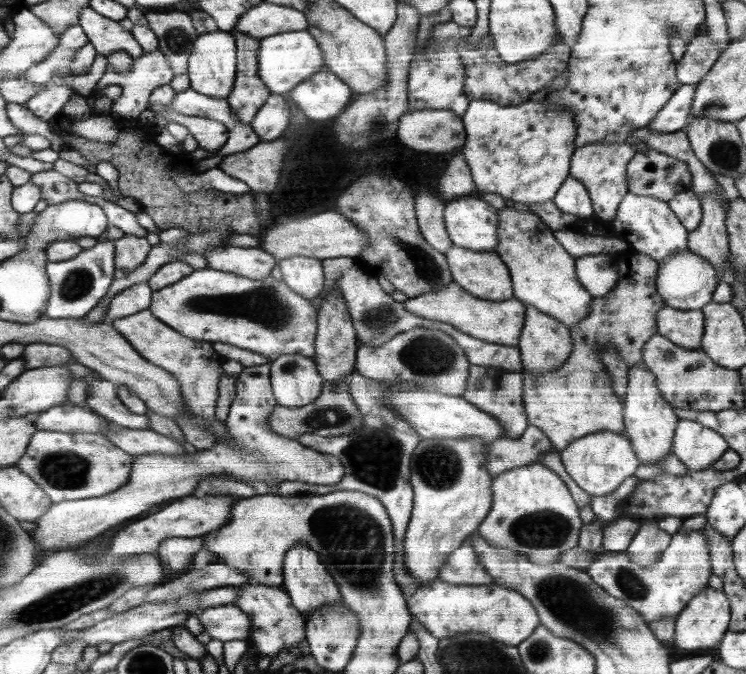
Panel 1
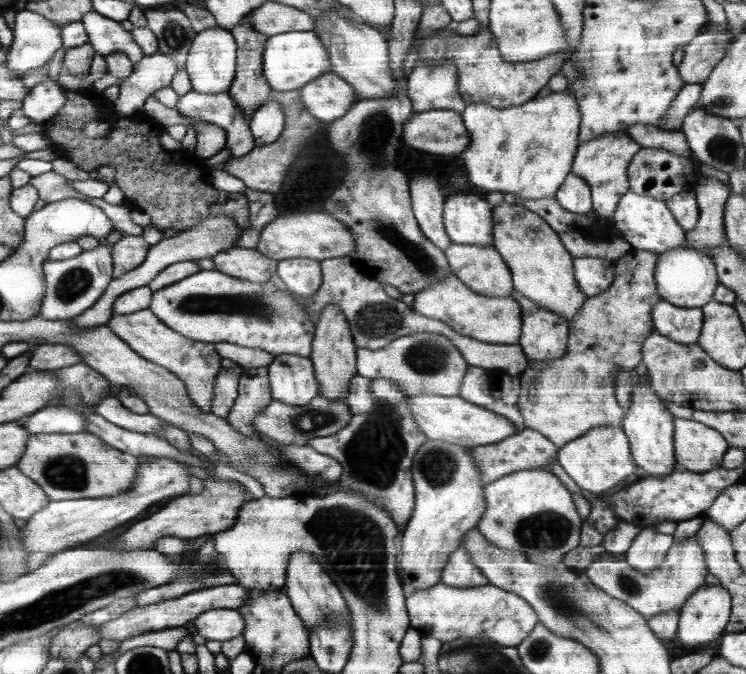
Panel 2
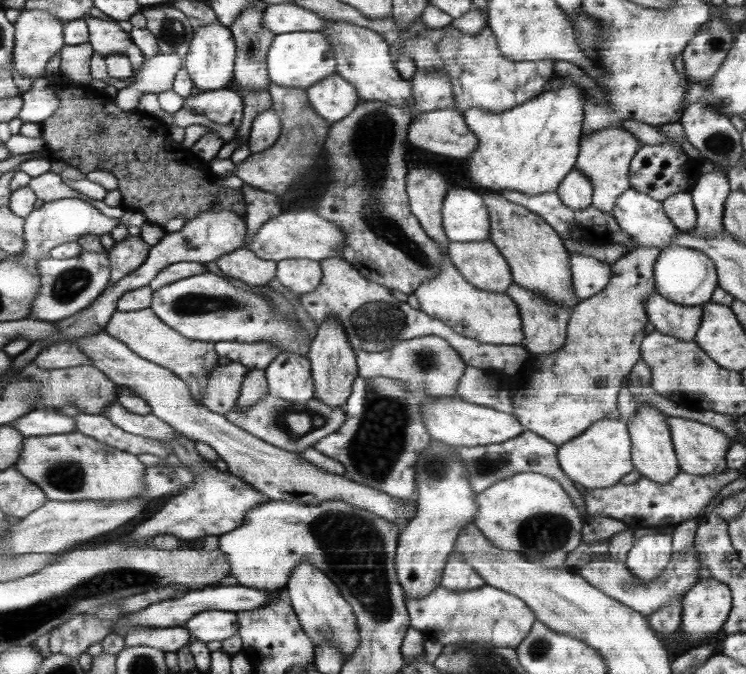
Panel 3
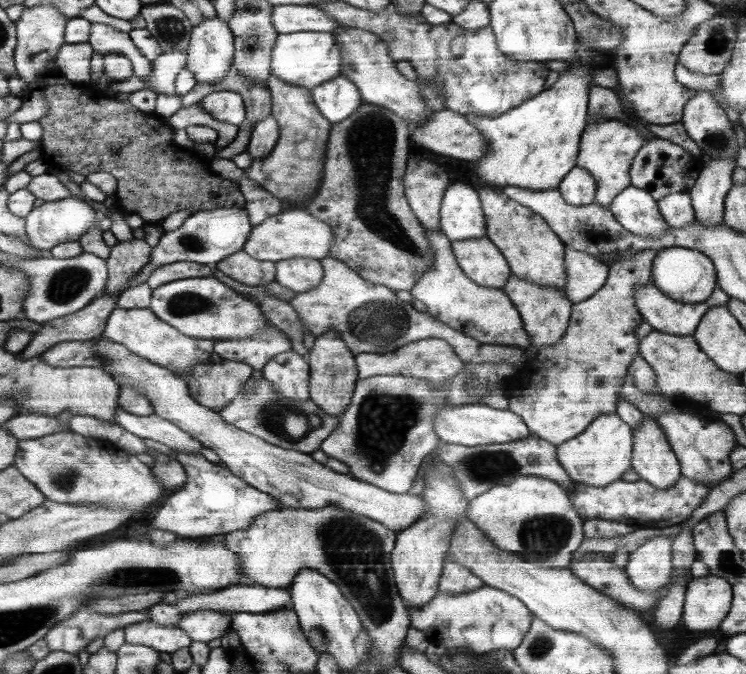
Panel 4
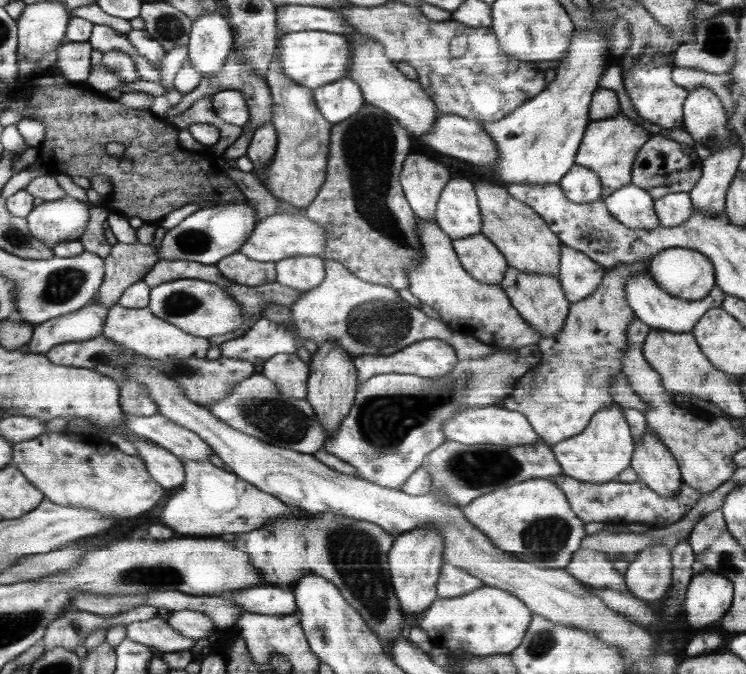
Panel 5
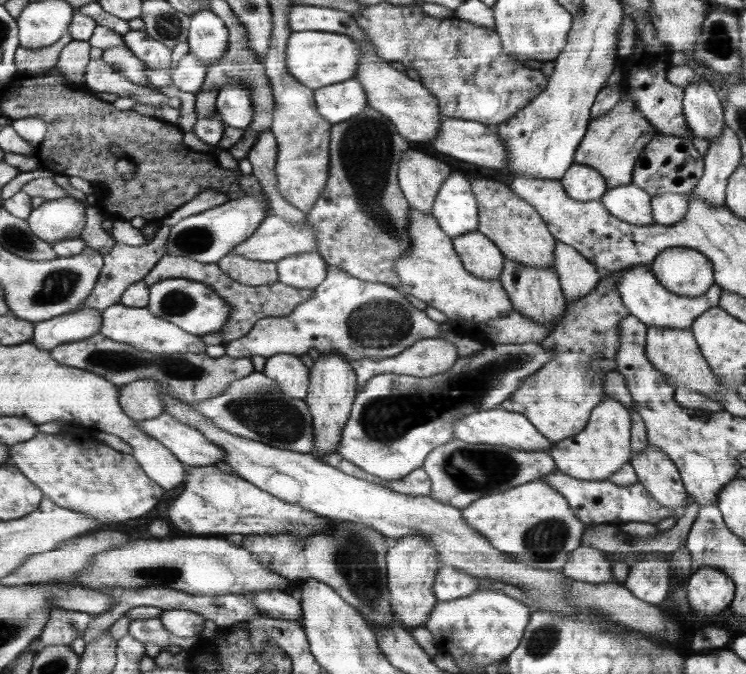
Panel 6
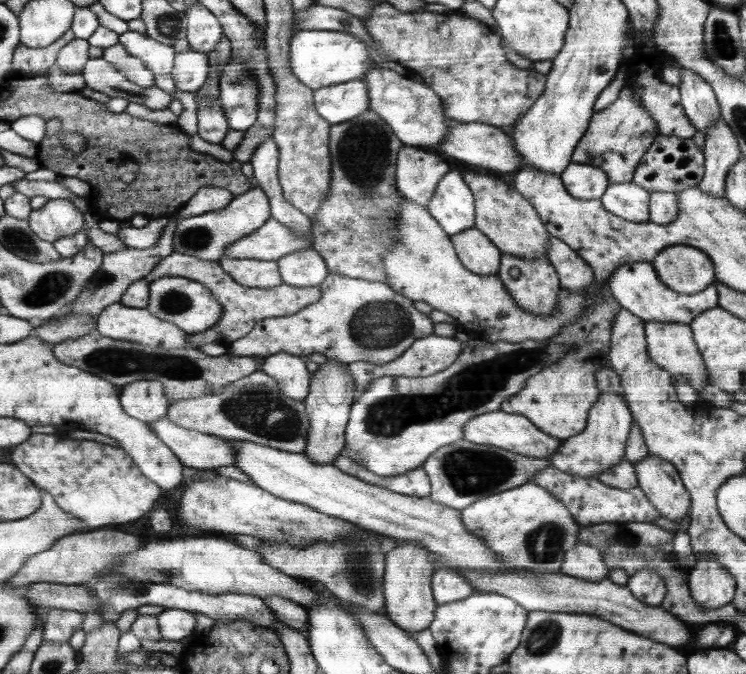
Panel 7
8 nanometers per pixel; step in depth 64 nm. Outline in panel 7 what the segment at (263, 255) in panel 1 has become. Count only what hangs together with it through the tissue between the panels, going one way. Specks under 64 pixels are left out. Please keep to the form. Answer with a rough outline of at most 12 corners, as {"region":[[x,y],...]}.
{"region":[[222,257],[218,264],[250,288],[283,284],[276,261]]}

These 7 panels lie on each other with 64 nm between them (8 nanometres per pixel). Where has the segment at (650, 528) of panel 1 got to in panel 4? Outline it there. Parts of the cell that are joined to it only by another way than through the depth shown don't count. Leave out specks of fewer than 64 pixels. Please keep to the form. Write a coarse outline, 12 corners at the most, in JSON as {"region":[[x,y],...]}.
{"region":[[657,536],[630,552],[625,569],[642,592],[669,583],[672,544]]}

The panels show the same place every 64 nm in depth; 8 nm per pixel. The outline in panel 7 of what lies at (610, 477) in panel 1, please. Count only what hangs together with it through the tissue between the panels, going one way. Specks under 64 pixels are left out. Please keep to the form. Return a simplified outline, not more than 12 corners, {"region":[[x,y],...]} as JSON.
{"region":[[600,391],[588,426],[549,461],[584,478],[624,460],[633,423],[624,397]]}

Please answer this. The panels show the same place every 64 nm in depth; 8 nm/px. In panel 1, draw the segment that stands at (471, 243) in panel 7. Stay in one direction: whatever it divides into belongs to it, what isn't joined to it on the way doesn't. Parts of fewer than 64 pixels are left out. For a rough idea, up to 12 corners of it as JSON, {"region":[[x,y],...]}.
{"region":[[497,252],[444,253],[457,284],[482,300],[513,299]]}

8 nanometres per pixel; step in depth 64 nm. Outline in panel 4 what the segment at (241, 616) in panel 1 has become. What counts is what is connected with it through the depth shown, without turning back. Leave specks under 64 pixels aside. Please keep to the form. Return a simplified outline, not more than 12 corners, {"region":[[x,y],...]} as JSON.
{"region":[[200,609],[174,625],[208,643],[232,631],[235,615]]}

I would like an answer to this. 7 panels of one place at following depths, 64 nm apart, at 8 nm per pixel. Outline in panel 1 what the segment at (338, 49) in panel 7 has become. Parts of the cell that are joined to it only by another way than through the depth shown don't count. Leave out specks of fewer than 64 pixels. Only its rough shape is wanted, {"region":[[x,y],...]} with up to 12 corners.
{"region":[[307,30],[262,39],[260,77],[288,94],[327,68]]}

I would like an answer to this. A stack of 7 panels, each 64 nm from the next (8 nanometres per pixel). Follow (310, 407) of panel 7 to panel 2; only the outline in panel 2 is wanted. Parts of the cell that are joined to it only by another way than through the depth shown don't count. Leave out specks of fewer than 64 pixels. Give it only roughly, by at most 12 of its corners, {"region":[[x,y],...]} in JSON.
{"region":[[326,306],[312,344],[320,394],[345,398],[357,349],[342,306]]}

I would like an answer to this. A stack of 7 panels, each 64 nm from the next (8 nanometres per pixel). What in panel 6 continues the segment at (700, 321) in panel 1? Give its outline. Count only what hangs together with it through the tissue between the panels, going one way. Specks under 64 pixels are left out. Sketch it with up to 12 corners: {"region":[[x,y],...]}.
{"region":[[648,265],[615,284],[628,313],[648,326],[690,329],[719,307],[722,288],[680,296]]}

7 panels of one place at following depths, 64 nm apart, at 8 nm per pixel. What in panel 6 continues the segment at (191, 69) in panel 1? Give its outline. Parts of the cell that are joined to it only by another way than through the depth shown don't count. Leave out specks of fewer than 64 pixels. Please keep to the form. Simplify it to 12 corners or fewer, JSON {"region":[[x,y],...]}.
{"region":[[210,9],[191,16],[189,52],[208,68],[227,51],[228,28]]}

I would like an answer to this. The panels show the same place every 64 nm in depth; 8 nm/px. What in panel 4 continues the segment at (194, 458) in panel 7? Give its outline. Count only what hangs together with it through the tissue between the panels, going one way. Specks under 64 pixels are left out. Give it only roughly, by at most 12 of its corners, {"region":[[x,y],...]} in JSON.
{"region":[[117,408],[114,422],[172,453],[201,454],[197,438],[156,413]]}

